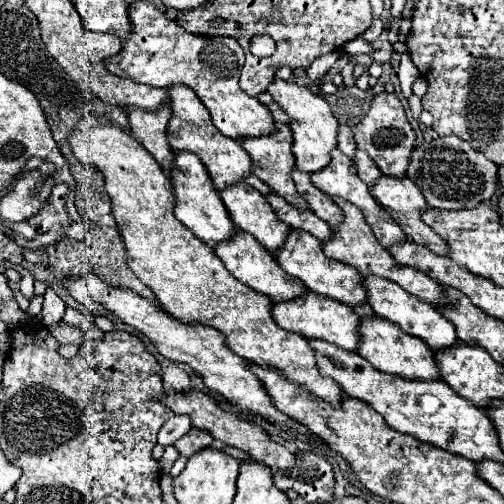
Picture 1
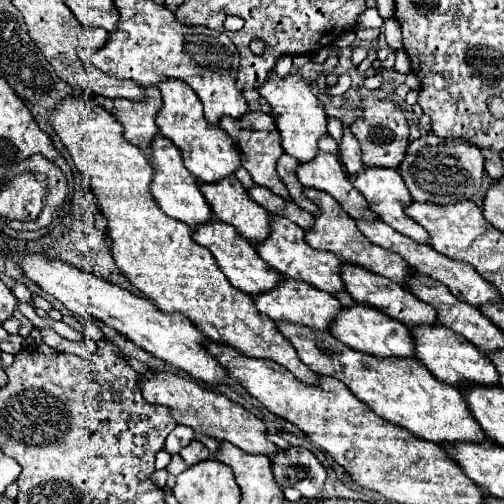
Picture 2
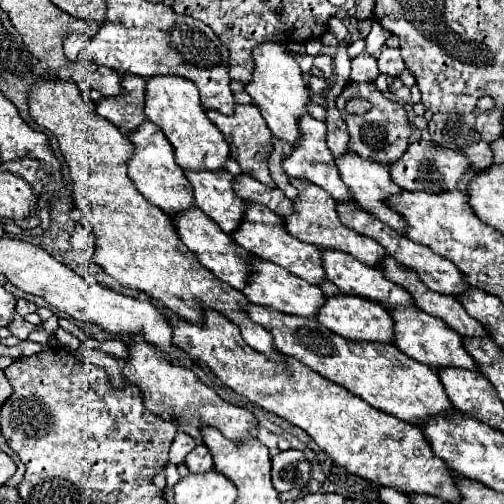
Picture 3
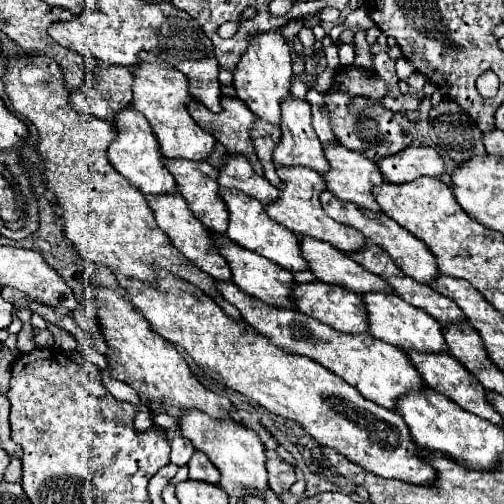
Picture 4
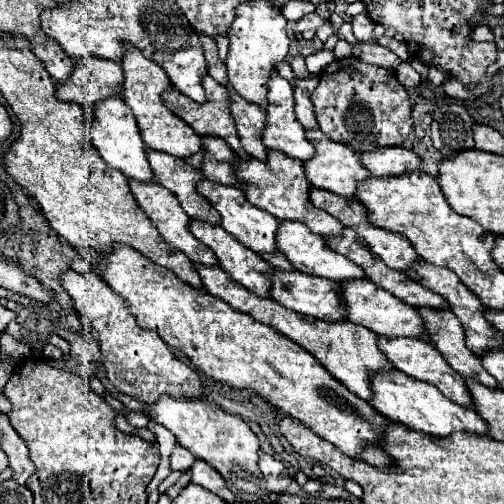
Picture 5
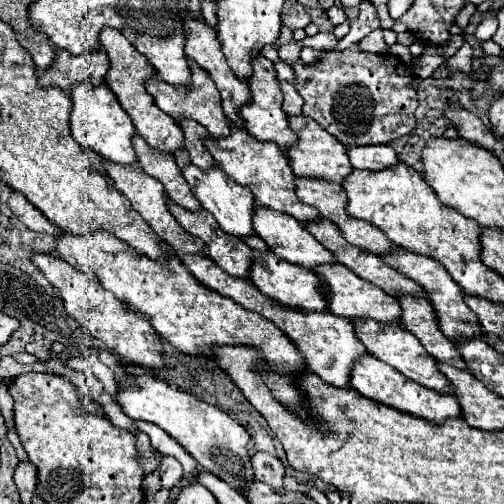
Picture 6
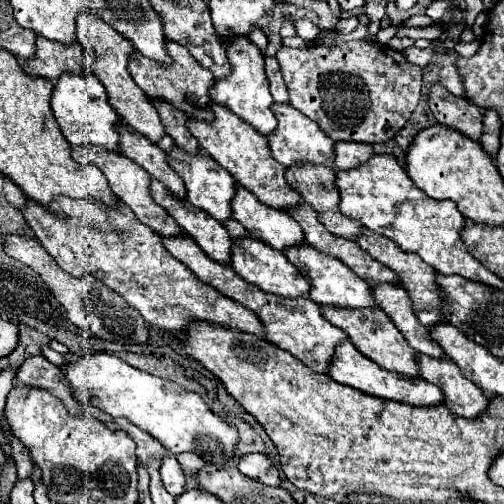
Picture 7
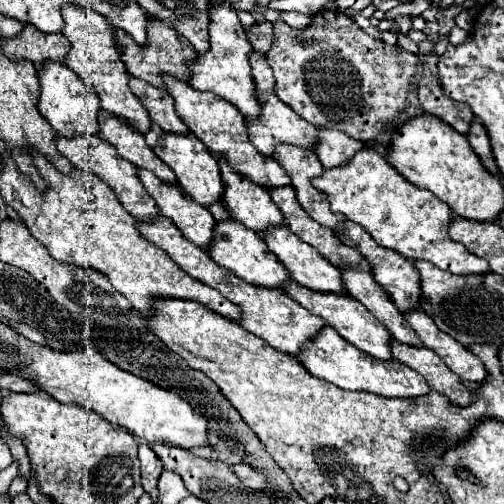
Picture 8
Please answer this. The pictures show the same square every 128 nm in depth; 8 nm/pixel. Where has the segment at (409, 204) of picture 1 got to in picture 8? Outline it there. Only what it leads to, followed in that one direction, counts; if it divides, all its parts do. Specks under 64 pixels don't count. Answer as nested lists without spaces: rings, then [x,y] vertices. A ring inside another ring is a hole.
[[[258,92],[256,96],[260,100],[262,112],[258,118],[246,118],[246,128],[248,128],[248,138],[252,140],[252,144],[266,156],[274,154],[274,148],[278,144],[292,144],[292,146],[300,146],[300,148],[308,148],[314,150],[316,146],[316,126],[304,122],[300,116],[296,116],[296,112],[292,108],[288,108],[282,100],[278,100],[276,94],[272,92]]]

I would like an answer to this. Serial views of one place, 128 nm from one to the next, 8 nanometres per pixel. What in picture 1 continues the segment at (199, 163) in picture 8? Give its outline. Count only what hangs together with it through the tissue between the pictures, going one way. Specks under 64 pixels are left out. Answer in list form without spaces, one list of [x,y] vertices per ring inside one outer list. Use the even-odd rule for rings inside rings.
[[[292,228],[286,242],[284,242],[284,246],[274,254],[274,258],[278,260],[278,264],[282,266],[284,272],[296,276],[308,290],[312,290],[316,294],[330,296],[330,298],[334,298],[342,304],[348,304],[348,306],[356,306],[356,304],[366,302],[366,290],[362,288],[362,276],[356,272],[356,268],[346,266],[344,262],[328,258],[322,252],[320,242],[304,230]]]

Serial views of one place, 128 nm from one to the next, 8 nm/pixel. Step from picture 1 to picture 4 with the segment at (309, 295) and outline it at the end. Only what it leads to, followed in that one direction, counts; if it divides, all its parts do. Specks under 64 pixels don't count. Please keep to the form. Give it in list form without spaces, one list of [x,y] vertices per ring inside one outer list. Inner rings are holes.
[[[212,234],[212,238],[216,240],[218,244],[218,250],[220,254],[226,258],[228,266],[230,266],[230,272],[232,272],[232,282],[244,290],[246,294],[258,298],[258,300],[264,300],[272,306],[284,306],[284,308],[294,308],[292,300],[290,300],[290,290],[292,290],[292,284],[294,284],[294,278],[292,278],[292,272],[280,268],[276,262],[272,260],[266,260],[264,256],[252,252],[252,250],[246,250],[246,248],[240,248],[236,244],[232,244],[226,236],[222,234]]]

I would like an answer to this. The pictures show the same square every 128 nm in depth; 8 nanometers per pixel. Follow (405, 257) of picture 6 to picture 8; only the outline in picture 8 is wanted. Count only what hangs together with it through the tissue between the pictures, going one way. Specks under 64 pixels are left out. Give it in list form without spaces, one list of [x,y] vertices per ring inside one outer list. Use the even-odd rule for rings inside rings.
[[[346,220],[338,226],[338,238],[348,244],[348,246],[356,246],[360,250],[360,254],[368,260],[370,268],[372,268],[372,276],[374,280],[384,288],[384,292],[390,296],[390,300],[402,308],[402,312],[408,312],[408,310],[414,310],[418,308],[418,300],[420,300],[420,280],[418,280],[418,272],[416,268],[404,258],[400,256],[398,252],[392,252],[390,248],[384,248],[384,246],[378,246],[364,228],[356,226],[352,220]]]

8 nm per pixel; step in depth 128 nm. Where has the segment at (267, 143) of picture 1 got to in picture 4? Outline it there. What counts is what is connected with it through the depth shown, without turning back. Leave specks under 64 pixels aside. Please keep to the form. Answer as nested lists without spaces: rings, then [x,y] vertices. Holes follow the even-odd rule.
[[[222,94],[220,102],[224,104],[224,112],[218,112],[218,114],[208,112],[208,108],[204,108],[204,104],[200,104],[196,100],[192,100],[186,108],[202,130],[210,132],[220,144],[226,146],[228,152],[238,152],[238,154],[246,156],[250,160],[252,168],[258,174],[262,174],[262,164],[258,162],[254,148],[252,148],[252,140],[248,136],[248,130],[252,128],[256,116],[236,96]]]

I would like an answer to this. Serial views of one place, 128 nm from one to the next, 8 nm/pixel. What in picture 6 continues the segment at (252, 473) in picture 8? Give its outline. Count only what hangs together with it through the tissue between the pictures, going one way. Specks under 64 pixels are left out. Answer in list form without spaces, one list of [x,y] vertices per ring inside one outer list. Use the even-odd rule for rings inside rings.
[[[254,452],[250,456],[250,464],[252,464],[256,480],[260,480],[272,488],[282,488],[284,466],[276,456],[266,454],[266,452]]]

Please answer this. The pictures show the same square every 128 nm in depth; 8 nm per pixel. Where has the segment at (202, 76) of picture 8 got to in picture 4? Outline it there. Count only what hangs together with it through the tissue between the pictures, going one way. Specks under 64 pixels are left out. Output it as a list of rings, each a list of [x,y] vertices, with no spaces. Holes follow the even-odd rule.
[[[288,96],[288,98],[282,100],[280,110],[282,110],[282,122],[280,122],[282,136],[280,136],[280,142],[276,144],[274,154],[272,154],[274,156],[274,164],[308,166],[308,168],[316,170],[318,174],[324,174],[330,166],[328,166],[328,160],[324,158],[322,144],[320,144],[318,136],[312,130],[312,114],[310,114],[308,102],[306,100],[298,100],[294,96]]]

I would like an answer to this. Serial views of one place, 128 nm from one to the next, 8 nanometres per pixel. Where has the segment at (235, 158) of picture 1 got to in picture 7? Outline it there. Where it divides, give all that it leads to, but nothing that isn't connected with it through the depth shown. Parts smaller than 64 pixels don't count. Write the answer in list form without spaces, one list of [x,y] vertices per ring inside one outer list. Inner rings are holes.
[[[92,12],[78,14],[76,16],[76,26],[78,26],[76,36],[78,36],[80,44],[84,48],[88,48],[88,44],[90,44],[92,50],[94,50],[92,60],[84,62],[86,64],[86,74],[96,76],[102,82],[102,86],[108,92],[108,102],[110,102],[112,110],[120,116],[120,120],[124,124],[128,124],[130,128],[134,128],[136,132],[144,134],[150,142],[156,144],[160,138],[166,136],[166,132],[164,132],[164,126],[160,122],[160,116],[158,116],[156,108],[152,106],[148,96],[136,86],[136,82],[128,74],[128,60],[130,60],[132,44],[122,34],[118,34],[112,26],[108,26],[100,16],[96,16]]]

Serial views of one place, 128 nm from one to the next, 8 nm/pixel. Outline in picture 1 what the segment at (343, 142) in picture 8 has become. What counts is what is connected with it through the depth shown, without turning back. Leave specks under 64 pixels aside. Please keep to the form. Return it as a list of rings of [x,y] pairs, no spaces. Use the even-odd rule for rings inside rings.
[[[442,136],[432,142],[418,144],[412,150],[412,162],[408,164],[406,176],[420,188],[428,206],[460,210],[478,206],[496,194],[496,170],[498,166],[474,150],[466,140],[460,140],[458,136]]]

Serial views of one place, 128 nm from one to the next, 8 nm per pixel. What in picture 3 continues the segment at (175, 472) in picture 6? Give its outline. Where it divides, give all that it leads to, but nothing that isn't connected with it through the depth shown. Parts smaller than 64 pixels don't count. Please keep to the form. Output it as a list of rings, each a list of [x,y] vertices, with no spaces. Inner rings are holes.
[[[178,432],[176,434],[176,438],[174,438],[174,442],[172,442],[172,448],[170,448],[170,462],[172,464],[182,464],[184,462],[184,458],[192,452],[192,448],[196,446],[198,442],[192,438],[192,436],[188,436],[188,434],[184,434],[184,432]]]

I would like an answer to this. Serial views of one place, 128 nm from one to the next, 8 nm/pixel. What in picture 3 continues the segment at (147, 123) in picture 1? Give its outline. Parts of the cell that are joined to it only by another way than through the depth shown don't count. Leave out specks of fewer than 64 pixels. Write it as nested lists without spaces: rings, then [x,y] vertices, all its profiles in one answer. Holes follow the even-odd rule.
[[[124,74],[122,76],[122,94],[112,98],[100,98],[90,100],[94,104],[94,110],[98,116],[106,118],[114,126],[118,126],[124,132],[130,132],[132,128],[140,126],[144,116],[144,88],[146,80],[140,76]]]

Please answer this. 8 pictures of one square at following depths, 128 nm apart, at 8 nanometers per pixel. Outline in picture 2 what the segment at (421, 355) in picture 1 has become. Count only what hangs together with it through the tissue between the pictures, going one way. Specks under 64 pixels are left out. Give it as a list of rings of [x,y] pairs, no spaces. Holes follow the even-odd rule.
[[[364,304],[342,306],[340,316],[332,322],[332,336],[338,338],[342,344],[378,356],[378,358],[414,358],[414,340],[404,324],[386,316],[384,312],[376,312],[376,308]]]

